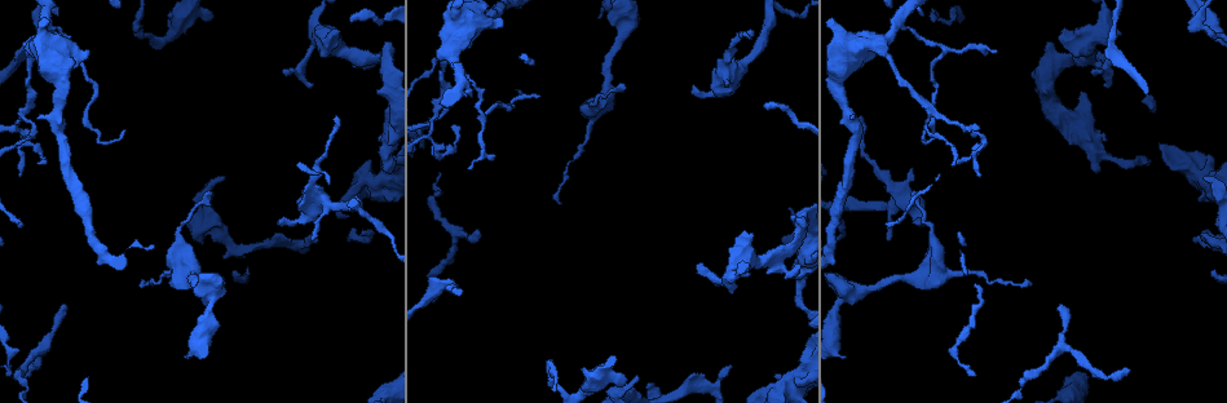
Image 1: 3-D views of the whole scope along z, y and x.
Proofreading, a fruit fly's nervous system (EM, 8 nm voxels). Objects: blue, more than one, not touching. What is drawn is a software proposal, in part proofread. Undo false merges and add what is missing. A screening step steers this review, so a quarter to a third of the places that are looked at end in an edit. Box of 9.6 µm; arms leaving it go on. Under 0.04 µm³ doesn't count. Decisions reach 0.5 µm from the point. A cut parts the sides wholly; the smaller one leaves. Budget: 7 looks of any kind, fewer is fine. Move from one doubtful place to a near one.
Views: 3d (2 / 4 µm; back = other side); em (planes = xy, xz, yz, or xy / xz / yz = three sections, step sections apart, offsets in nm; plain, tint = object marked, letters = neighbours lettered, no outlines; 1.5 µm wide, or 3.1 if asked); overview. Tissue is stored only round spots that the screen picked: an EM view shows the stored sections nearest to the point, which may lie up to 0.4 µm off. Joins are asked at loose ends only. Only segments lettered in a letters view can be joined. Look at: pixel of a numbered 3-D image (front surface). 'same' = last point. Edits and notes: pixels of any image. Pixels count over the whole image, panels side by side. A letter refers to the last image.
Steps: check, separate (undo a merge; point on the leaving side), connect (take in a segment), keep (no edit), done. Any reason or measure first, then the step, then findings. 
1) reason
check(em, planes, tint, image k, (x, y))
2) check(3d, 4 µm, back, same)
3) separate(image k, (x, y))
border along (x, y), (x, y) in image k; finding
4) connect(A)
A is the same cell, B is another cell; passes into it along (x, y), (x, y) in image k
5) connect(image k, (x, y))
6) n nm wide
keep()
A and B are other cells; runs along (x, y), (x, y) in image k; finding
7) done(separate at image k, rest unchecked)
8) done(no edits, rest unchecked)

sudden change in width
check(em, xy, step 8, tint, image 1, (789, 383))

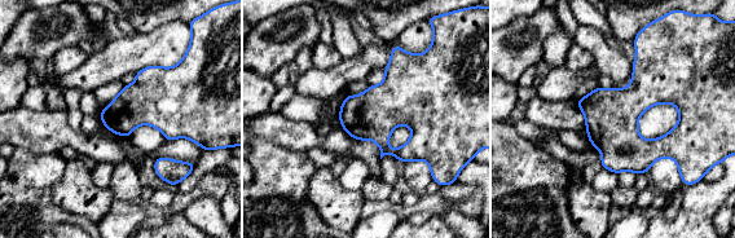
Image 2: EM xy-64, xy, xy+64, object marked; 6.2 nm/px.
check(em, xy, step 8, letters, same)

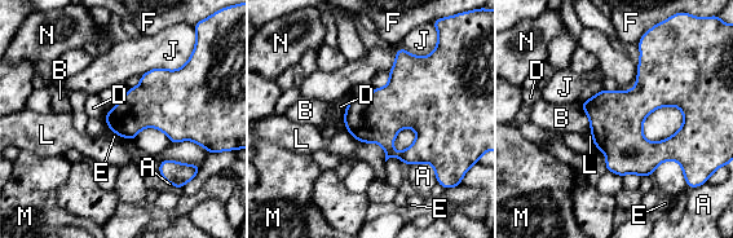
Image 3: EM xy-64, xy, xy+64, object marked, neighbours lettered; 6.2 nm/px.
keep()
A, B, D, E, F, J, L, M and N are other cells; border along (579, 105), (588, 119), (591, 132) in image 3; one cell here

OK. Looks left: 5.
tapers out
check(em, 3.1 µm, xz, step 8, letters, image 1, (698, 266))

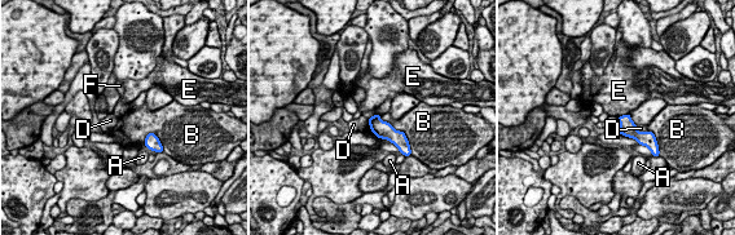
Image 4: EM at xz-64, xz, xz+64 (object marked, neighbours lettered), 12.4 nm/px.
another direction
check(em, 3.1 µm, planes, letters, same)

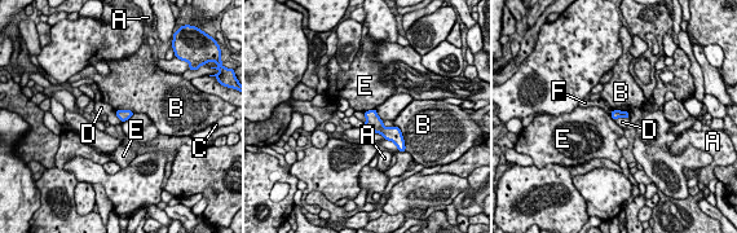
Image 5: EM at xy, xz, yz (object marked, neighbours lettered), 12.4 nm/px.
100 nm wide
keep()
A, B, C, D, E and F are other cells; border along (382, 121), (387, 127), (393, 126) in image 5; no lettered segment goes on from it

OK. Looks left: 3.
sudden change in width
check(em, planes, plain, image 1, (891, 280))

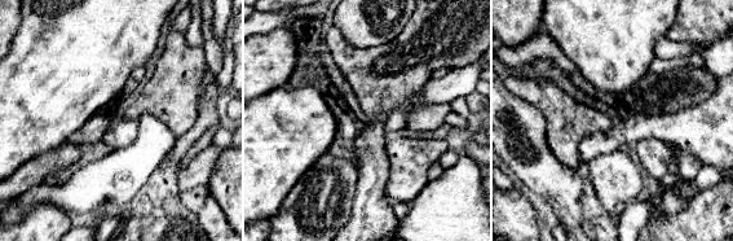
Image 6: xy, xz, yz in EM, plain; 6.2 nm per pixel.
with the object marked
check(em, planes, tint, same)

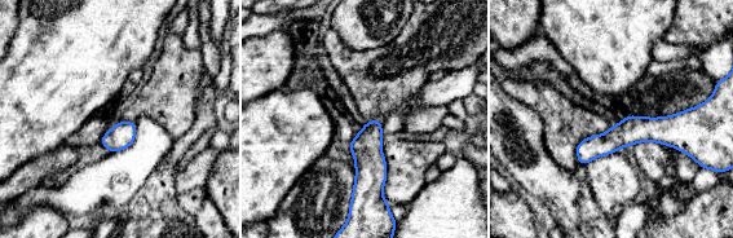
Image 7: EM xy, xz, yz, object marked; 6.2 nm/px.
what lies round it
check(em, planes, letters, same)

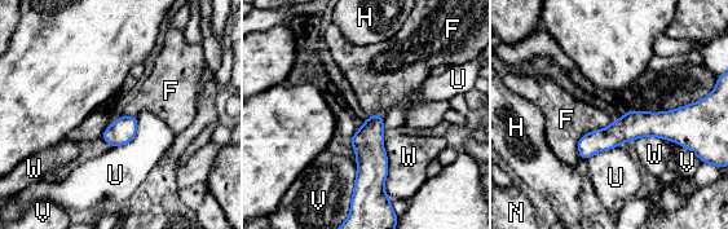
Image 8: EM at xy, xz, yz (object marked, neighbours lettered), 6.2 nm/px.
W touches over 380 nm
keep()
F, H, N, U, V and W are other cells; runs along (692, 130), (631, 126), (581, 148) in image 8; one cell here

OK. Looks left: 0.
done(no edits, rest unchecked)

